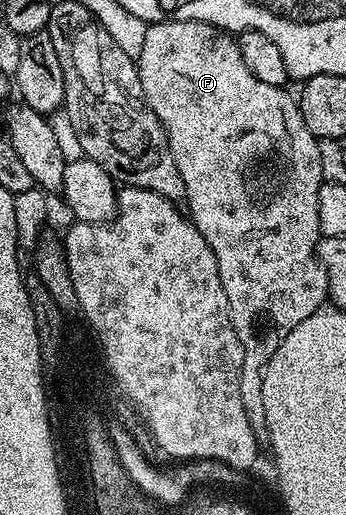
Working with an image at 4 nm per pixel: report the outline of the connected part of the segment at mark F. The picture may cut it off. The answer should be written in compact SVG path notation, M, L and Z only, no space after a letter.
M166 18L164 22L154 22L147 25L147 36L143 36L143 52L137 62L137 73L141 76L141 87L145 93L145 102L155 112L155 116L161 122L161 127L165 129L165 135L169 141L171 148L171 156L175 160L175 168L179 168L179 176L183 176L183 184L185 185L184 201L189 202L189 210L187 209L188 217L191 219L194 226L207 240L207 244L211 248L211 252L215 252L215 260L219 268L219 280L223 280L223 292L227 292L227 304L231 312L231 324L235 328L235 336L239 336L239 344L243 344L243 368L239 376L239 396L243 396L243 408L247 411L247 421L251 424L251 432L257 437L258 443L265 444L269 440L269 429L267 428L267 411L263 404L263 376L267 364L271 360L271 356L275 356L275 352L279 348L279 344L283 344L283 340L287 340L287 332L291 332L291 328L303 324L303 320L307 320L307 316L311 316L311 312L322 309L326 305L329 298L329 281L327 280L327 272L321 261L317 259L317 243L321 241L323 235L321 233L321 225L319 224L319 188L322 184L321 169L319 168L319 148L317 147L318 139L311 132L311 128L307 128L307 124L303 120L303 112L301 111L298 99L293 98L288 94L288 89L272 86L271 84L263 84L263 80L258 80L256 76L251 76L247 64L243 64L243 56L239 56L239 48L237 47L237 39L232 33L220 30L217 26L212 26L206 22L196 22L195 20L175 20L174 18Z

